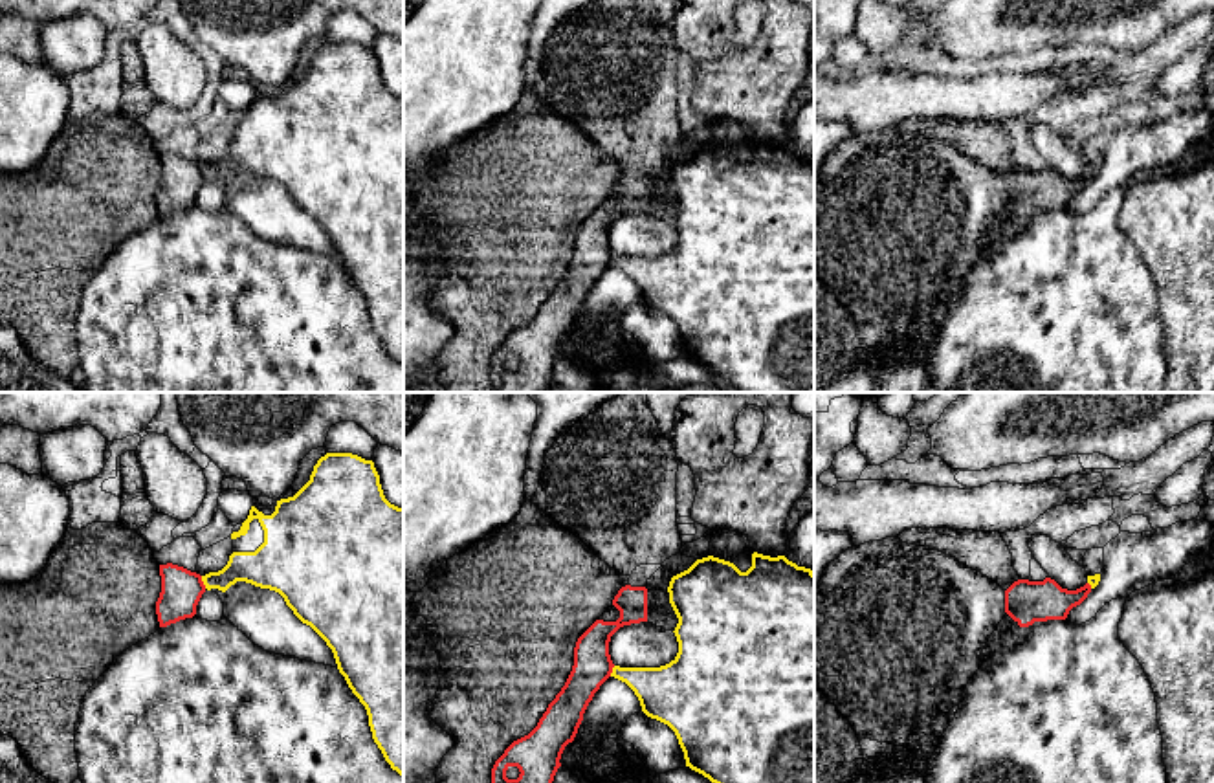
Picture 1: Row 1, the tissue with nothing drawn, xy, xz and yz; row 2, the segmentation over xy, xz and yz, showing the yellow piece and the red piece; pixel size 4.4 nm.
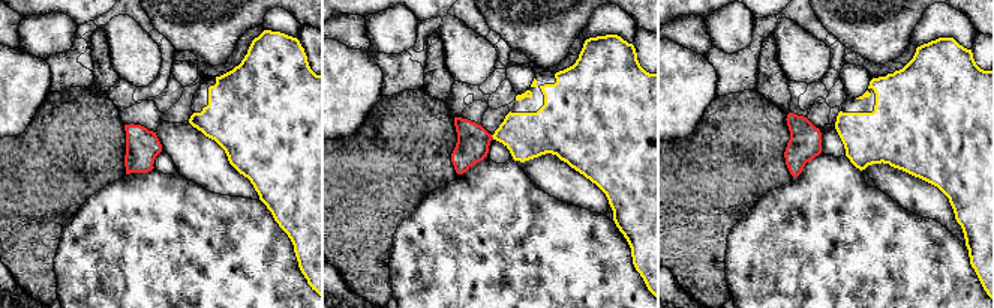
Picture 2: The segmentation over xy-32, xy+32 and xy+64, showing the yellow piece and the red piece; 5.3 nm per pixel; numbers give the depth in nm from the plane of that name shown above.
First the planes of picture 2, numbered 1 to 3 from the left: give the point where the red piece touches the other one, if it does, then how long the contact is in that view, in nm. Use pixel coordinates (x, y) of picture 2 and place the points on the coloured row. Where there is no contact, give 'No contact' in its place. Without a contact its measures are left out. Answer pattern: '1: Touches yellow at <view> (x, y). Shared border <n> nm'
1: No contact
2: Touches yellow at xy+32 (492, 135). Shared border 30 nm
3: No contact

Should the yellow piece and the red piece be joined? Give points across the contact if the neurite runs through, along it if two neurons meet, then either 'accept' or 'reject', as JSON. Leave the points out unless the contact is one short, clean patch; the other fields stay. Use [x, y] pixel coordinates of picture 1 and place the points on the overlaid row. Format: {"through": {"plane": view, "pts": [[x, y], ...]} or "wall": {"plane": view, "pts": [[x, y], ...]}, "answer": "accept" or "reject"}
{"wall": {"plane": "xy", "pts": [[200, 576], [206, 587]]}, "answer": "reject"}

